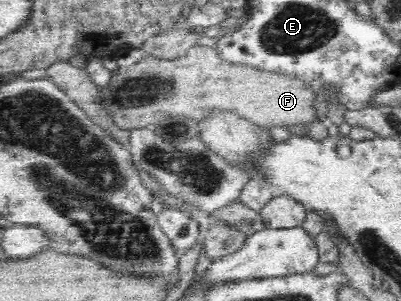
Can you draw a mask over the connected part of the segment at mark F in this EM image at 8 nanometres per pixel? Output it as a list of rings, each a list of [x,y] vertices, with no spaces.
[[[196,45],[175,59],[147,55],[129,67],[118,66],[111,74],[108,87],[100,88],[104,105],[114,115],[116,125],[128,131],[178,115],[204,123],[214,110],[237,114],[260,128],[305,125],[320,120],[317,104],[321,98],[316,98],[308,81],[293,74],[234,63],[222,57],[216,47]]]

